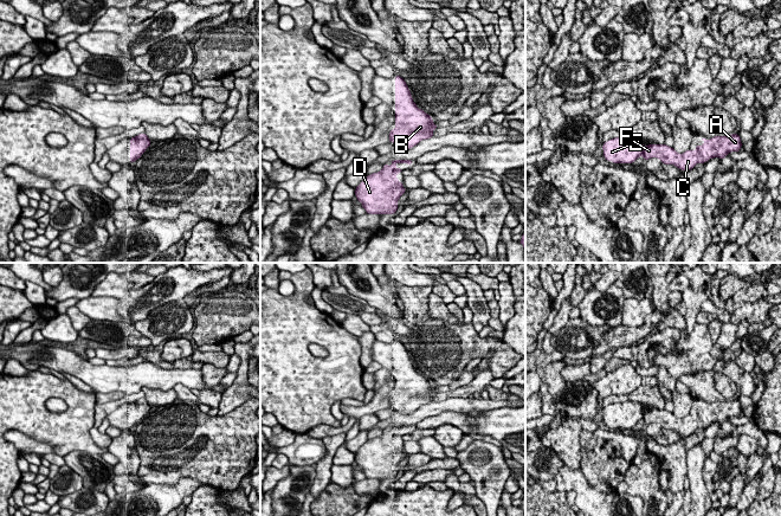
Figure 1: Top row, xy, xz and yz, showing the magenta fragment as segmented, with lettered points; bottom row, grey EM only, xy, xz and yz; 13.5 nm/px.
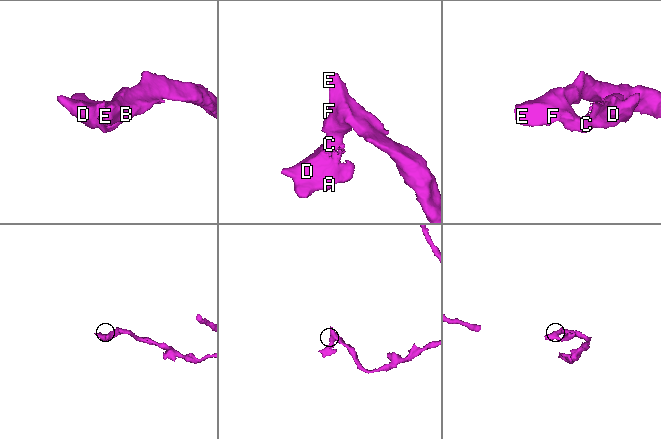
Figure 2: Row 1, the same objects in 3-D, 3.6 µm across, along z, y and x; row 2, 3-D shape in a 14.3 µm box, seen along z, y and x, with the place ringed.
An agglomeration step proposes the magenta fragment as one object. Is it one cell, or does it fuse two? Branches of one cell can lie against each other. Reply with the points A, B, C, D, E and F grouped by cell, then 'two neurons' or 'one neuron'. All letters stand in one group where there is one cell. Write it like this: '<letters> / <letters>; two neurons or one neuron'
A B C D E F; one neuron

